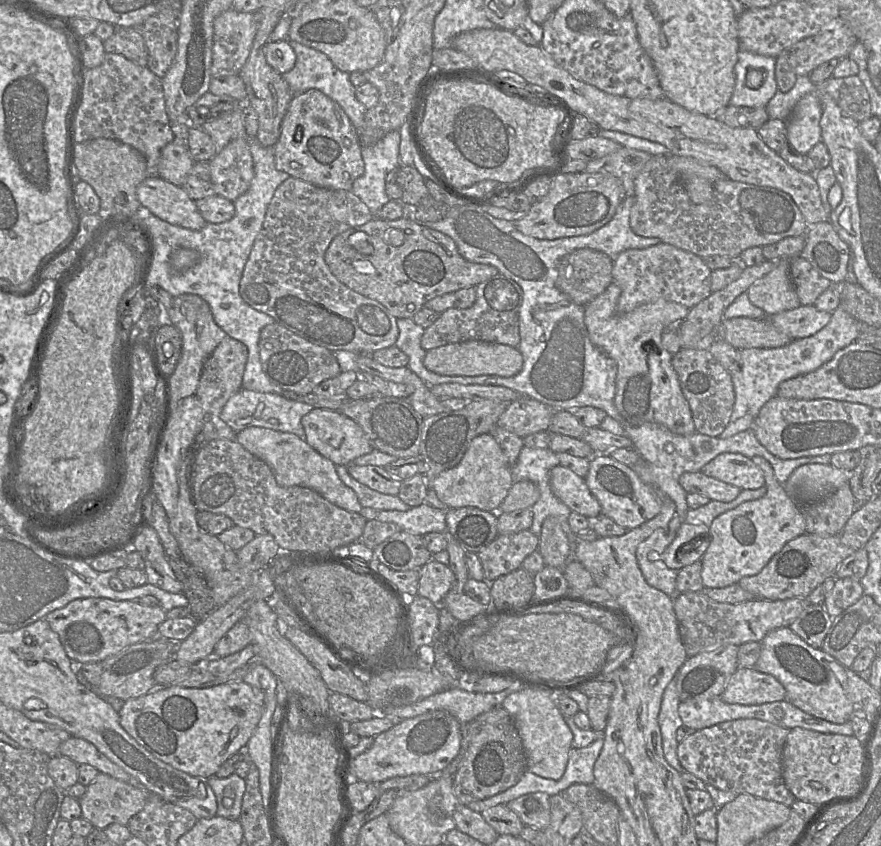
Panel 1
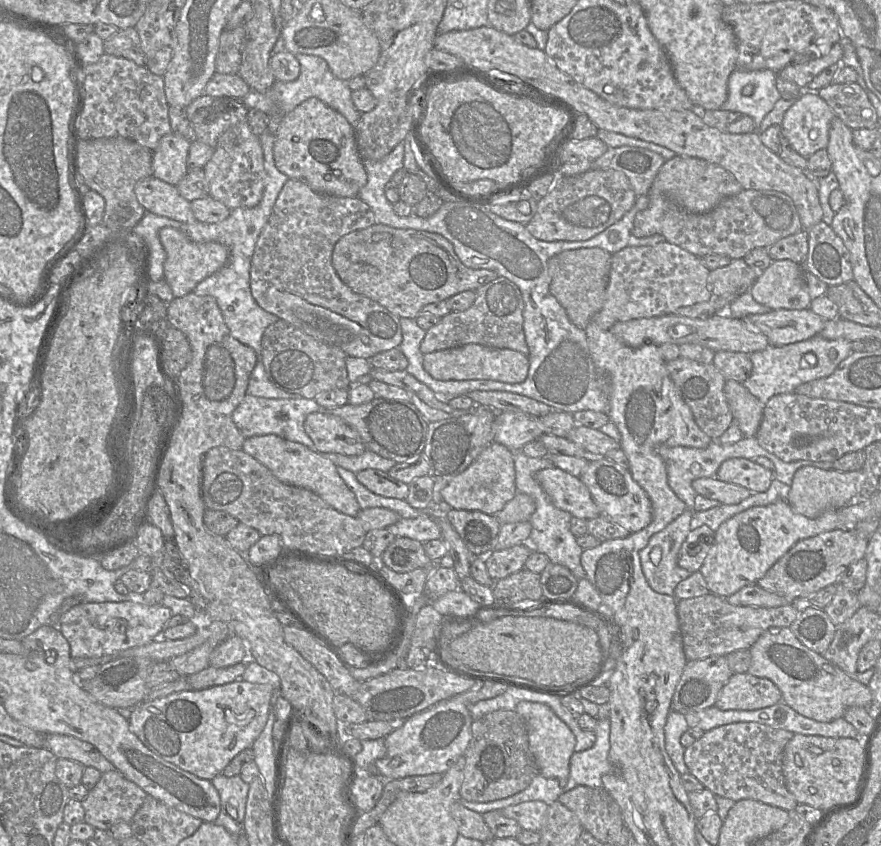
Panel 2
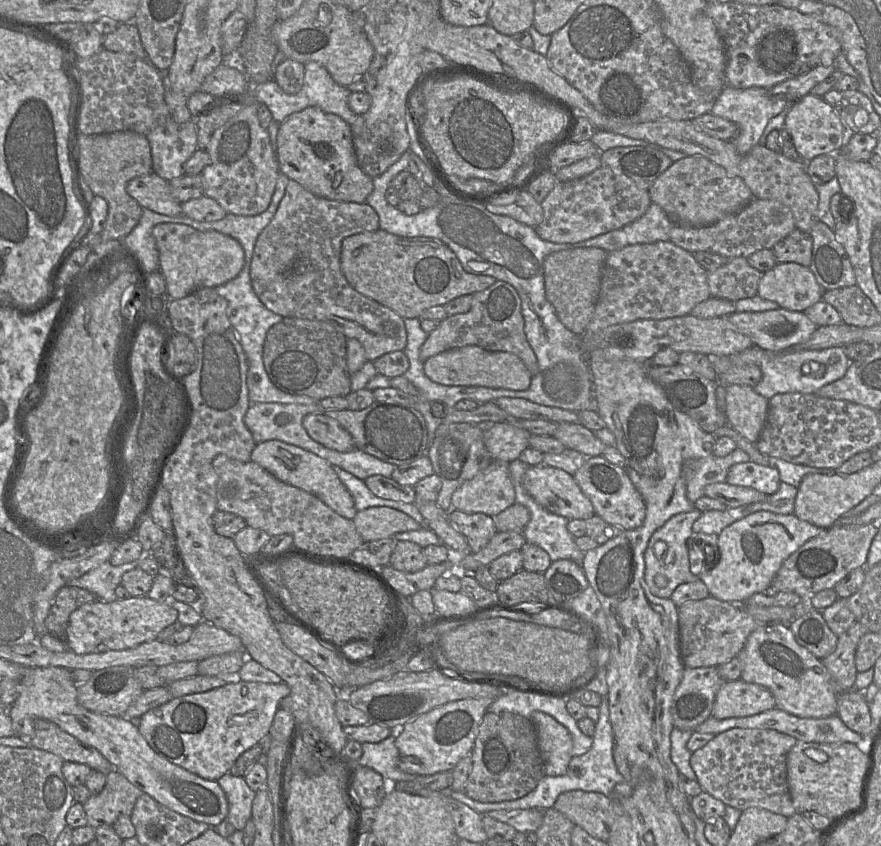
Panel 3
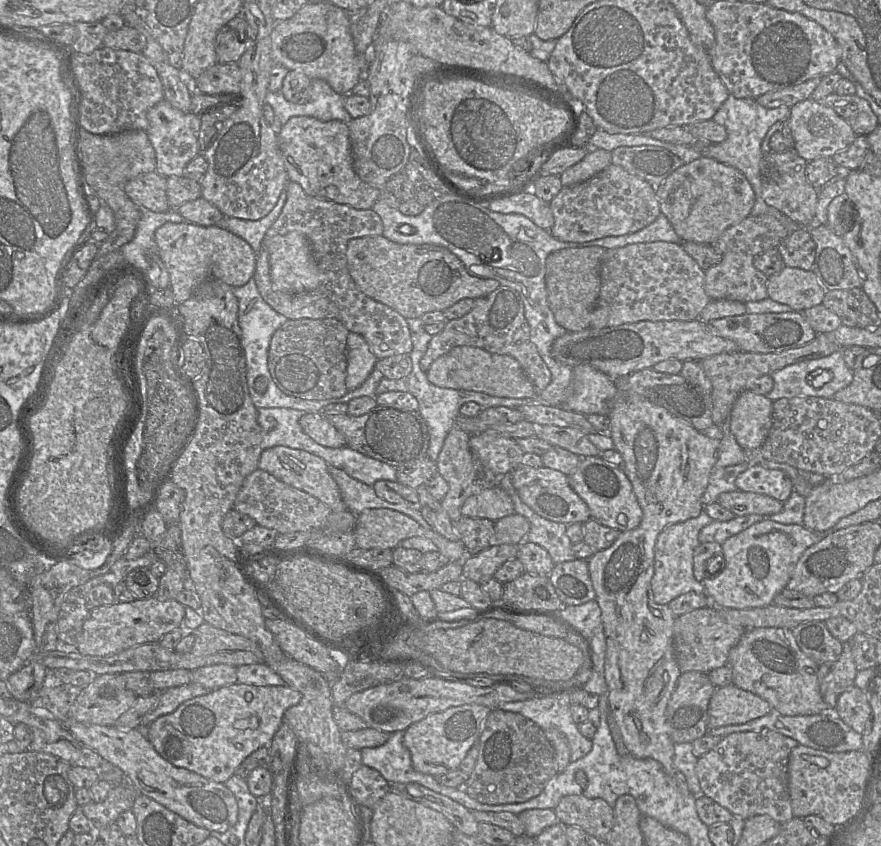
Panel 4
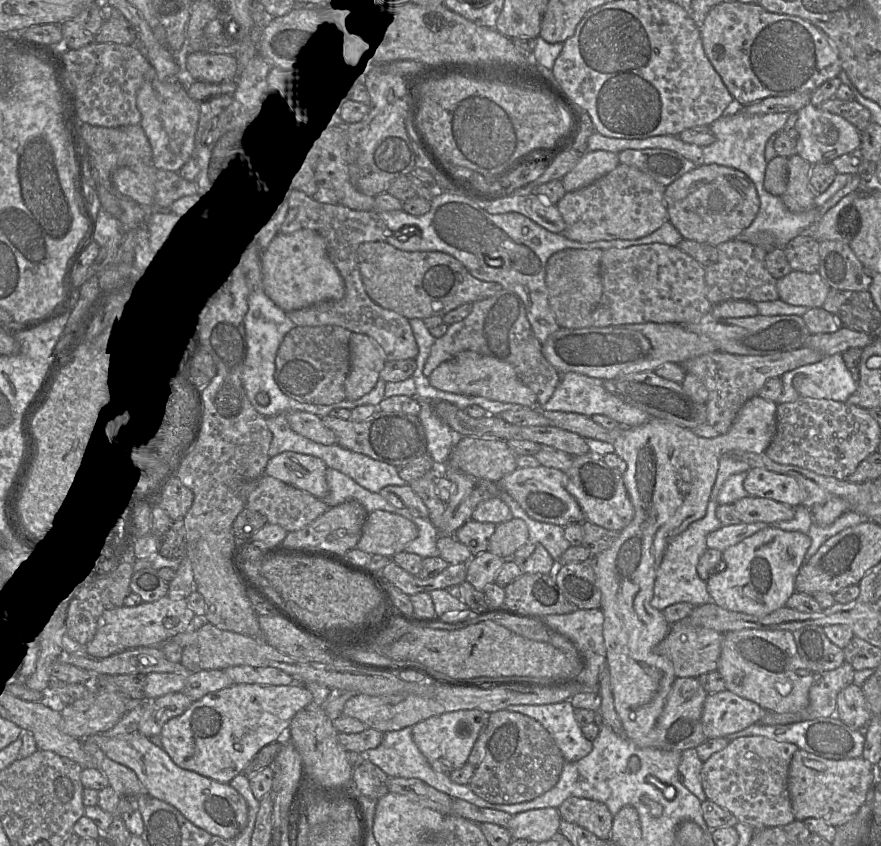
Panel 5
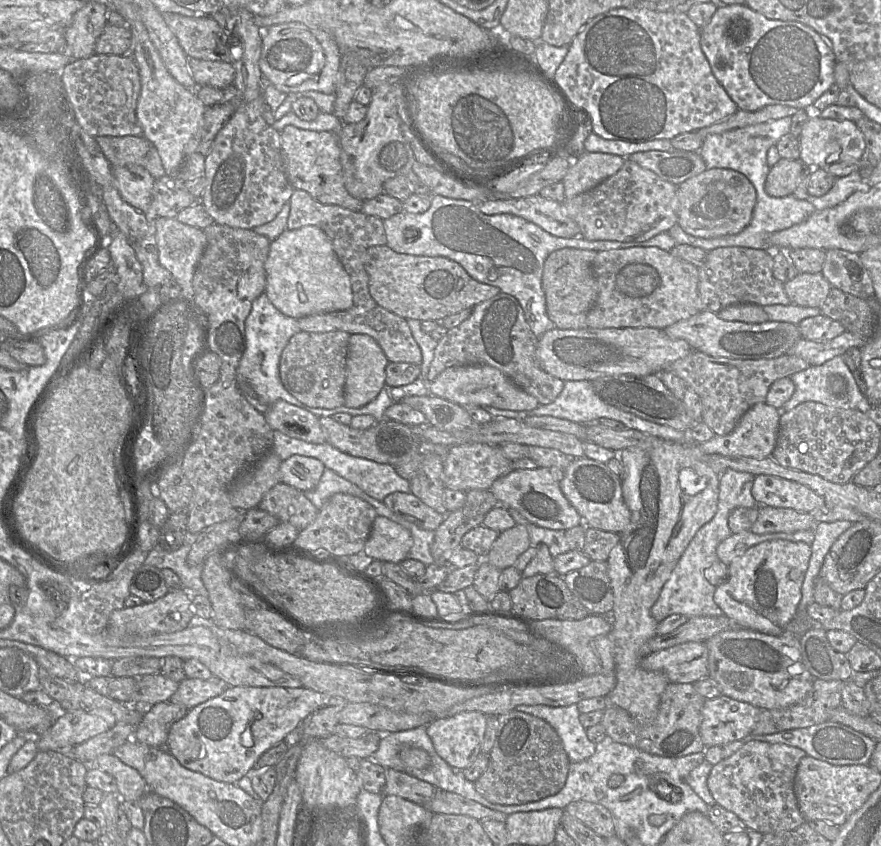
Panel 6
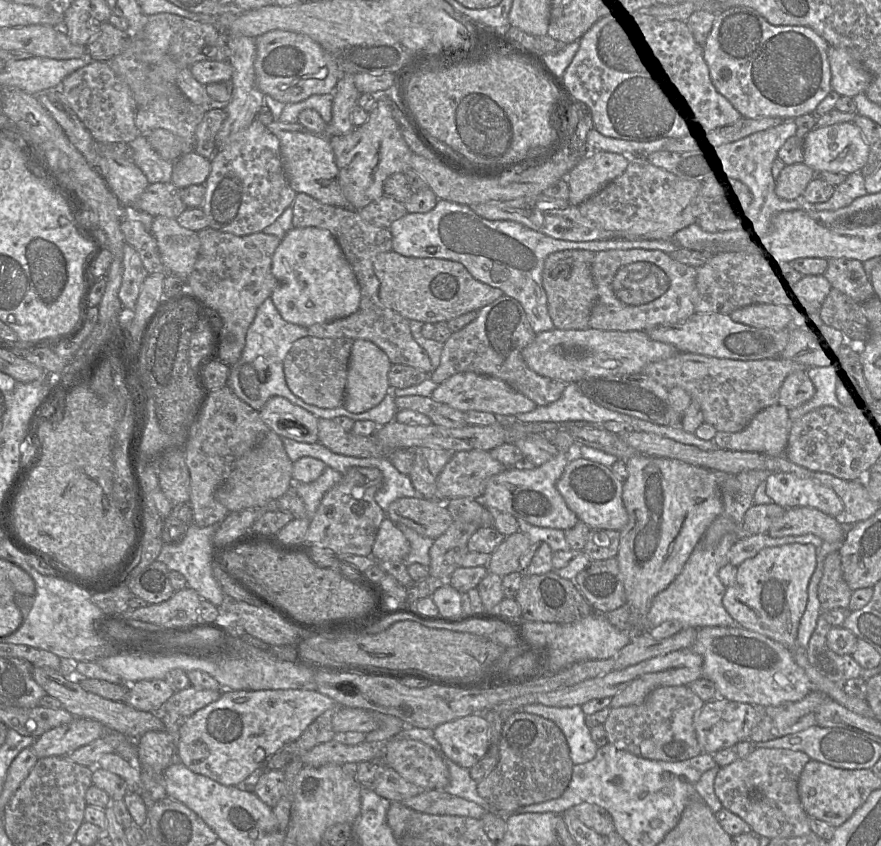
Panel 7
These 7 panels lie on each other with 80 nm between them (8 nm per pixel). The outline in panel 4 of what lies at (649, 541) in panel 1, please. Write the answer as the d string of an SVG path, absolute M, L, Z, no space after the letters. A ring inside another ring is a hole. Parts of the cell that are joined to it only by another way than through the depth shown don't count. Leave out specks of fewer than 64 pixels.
M703 509L699 516L669 525L658 535L655 545L655 571L651 580L654 601L657 604L668 604L688 592L706 595L707 600L712 604L712 598L708 595L705 586L694 577L693 573L693 552L700 543L699 532L712 521L713 519Z

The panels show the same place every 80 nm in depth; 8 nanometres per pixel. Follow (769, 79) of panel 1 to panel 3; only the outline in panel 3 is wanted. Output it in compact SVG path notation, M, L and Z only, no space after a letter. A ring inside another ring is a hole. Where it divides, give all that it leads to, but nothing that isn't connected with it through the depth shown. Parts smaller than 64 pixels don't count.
M726 85L715 101L711 113L732 121L738 126L739 132L731 141L739 153L746 154L759 143L769 120L781 113L789 103L790 101L772 97L769 89L766 88L739 89Z

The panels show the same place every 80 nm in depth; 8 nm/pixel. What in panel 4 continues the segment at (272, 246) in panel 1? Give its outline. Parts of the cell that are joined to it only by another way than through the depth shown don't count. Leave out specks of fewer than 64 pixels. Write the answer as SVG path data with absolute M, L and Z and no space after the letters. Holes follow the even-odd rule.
M293 181L288 182L286 192L287 199L282 211L266 231L256 257L253 278L264 301L287 319L335 318L339 320L349 332L363 336L378 359L409 354L413 345L407 319L392 308L361 292L347 266L346 249L349 240L383 235L383 223L380 216L373 209L355 209L345 204L310 196ZM292 231L300 232L308 239L313 256L325 274L325 280L317 288L302 293L288 293L274 289L270 274L269 240Z

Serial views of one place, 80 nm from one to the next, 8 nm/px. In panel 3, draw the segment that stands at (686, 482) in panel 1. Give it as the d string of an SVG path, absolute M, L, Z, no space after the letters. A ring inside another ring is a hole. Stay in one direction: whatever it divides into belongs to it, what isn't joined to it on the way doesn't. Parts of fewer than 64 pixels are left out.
M727 482L709 484L705 487L704 493L705 496L720 501L728 508L764 502L770 496L753 488L731 485Z

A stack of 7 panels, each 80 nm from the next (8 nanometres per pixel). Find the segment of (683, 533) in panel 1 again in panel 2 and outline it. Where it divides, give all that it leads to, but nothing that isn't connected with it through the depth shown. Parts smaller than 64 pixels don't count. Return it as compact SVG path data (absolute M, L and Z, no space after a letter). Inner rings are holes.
M707 525L691 530L683 542L678 565L691 574L699 571L715 541L715 531Z

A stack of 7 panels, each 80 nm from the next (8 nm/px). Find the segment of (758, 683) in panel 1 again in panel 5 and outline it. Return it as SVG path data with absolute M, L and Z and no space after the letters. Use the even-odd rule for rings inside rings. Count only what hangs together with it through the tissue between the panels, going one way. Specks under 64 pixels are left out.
M728 689L708 694L702 712L703 732L707 739L725 737L759 723L766 711Z

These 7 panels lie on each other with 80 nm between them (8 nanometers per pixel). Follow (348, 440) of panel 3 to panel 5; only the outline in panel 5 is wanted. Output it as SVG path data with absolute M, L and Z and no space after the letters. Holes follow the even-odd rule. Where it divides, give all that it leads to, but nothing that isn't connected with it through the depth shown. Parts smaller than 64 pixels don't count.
M288 411L287 420L293 431L323 445L336 444L336 436L327 428L322 418L310 412Z

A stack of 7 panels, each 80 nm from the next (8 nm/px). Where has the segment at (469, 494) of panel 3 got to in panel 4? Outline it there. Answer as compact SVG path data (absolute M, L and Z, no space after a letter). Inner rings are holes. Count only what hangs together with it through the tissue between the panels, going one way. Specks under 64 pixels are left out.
M496 485L468 497L462 504L461 513L472 518L496 521L515 511L511 497L504 489Z

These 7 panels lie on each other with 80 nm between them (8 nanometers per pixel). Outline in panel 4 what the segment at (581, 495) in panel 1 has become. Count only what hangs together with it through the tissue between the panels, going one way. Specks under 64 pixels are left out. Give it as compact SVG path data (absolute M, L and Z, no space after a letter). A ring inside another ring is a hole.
M519 465L511 472L511 480L520 499L539 516L554 522L585 523L591 519L591 512L585 501L572 489L568 476L561 471L545 466Z

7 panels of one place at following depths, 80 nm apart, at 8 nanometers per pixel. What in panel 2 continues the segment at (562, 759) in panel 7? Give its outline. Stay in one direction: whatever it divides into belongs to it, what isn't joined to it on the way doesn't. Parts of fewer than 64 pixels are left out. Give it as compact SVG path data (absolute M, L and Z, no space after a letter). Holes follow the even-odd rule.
M497 710L473 720L471 732L459 791L462 799L486 803L508 798L525 790L539 774L529 747L526 722L515 710Z

